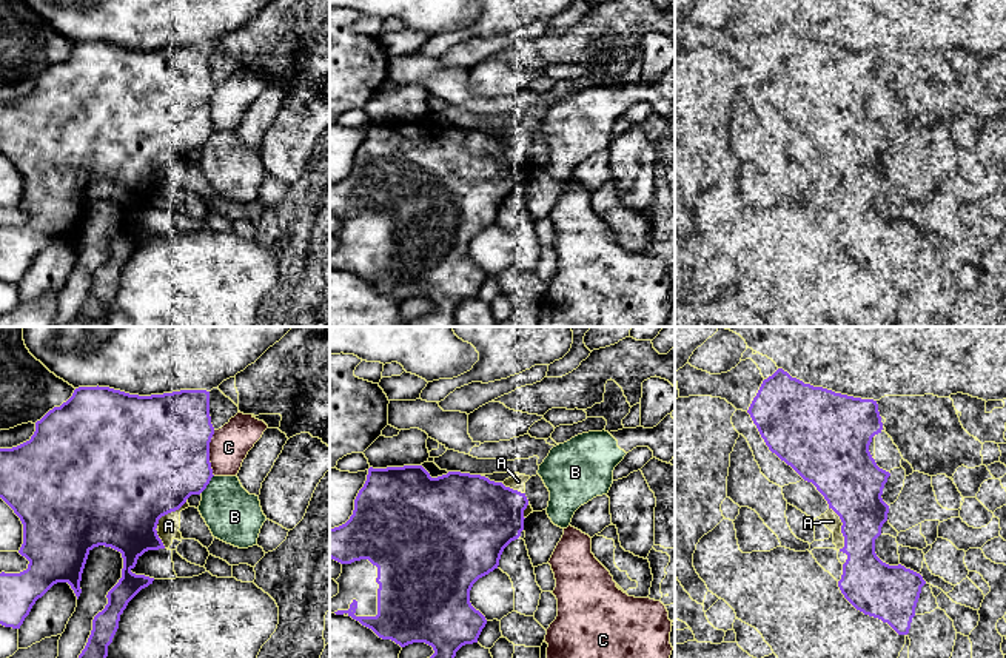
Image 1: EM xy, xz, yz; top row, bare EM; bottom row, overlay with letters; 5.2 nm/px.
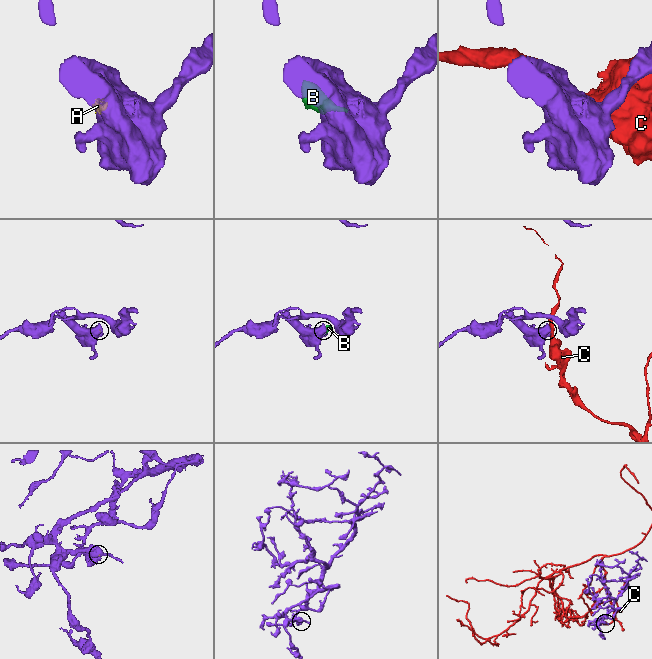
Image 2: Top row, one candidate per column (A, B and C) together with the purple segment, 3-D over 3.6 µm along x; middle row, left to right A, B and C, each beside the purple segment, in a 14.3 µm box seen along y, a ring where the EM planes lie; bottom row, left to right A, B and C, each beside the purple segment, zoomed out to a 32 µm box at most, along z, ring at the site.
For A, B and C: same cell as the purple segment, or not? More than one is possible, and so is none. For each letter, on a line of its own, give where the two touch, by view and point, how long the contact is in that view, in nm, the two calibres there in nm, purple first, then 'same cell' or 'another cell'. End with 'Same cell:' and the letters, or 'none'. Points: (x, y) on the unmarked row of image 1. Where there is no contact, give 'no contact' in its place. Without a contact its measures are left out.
A: contact yz (841, 184); length 240 nm; calibres 320 and 90 nm; another cell
B: contact xy (208, 137); length 130 nm; calibres 440 and 280 nm; another cell
C: contact xy (208, 108); length 240 nm; calibres 500 and 200 nm; another cell
Same cell: none

